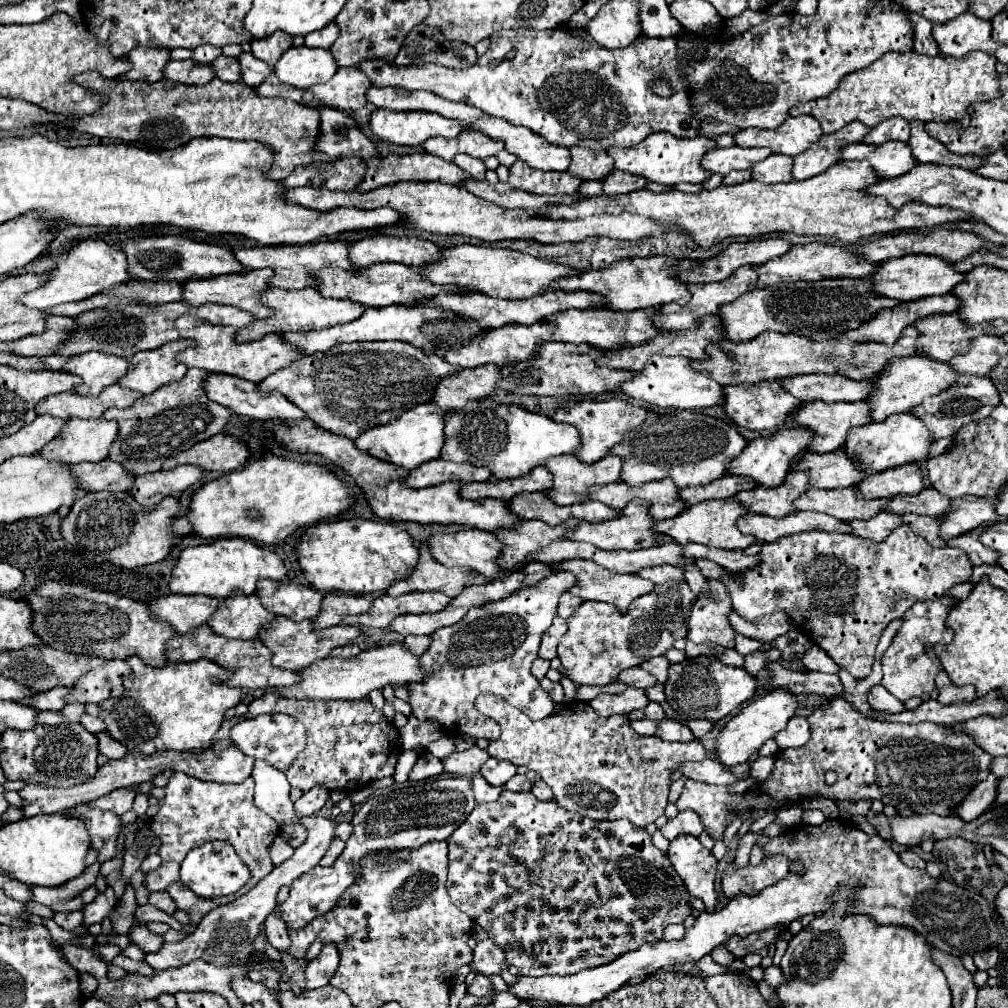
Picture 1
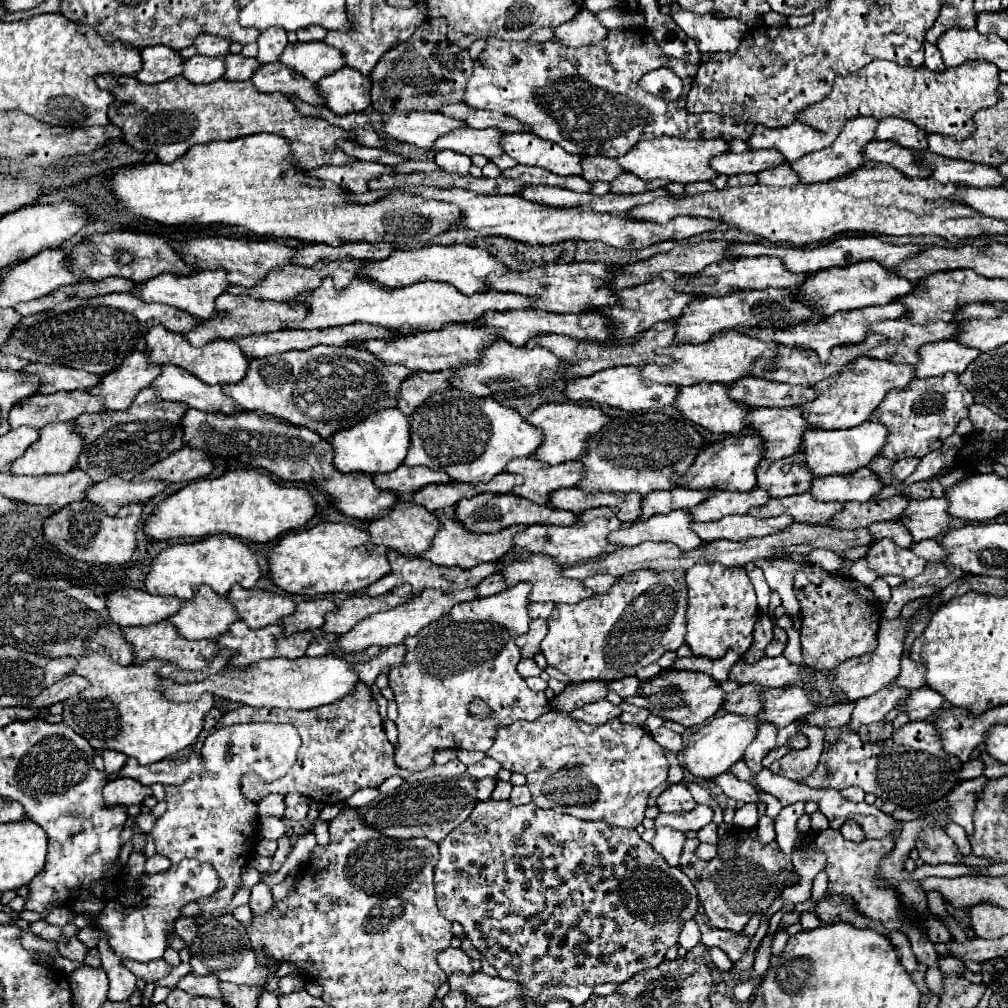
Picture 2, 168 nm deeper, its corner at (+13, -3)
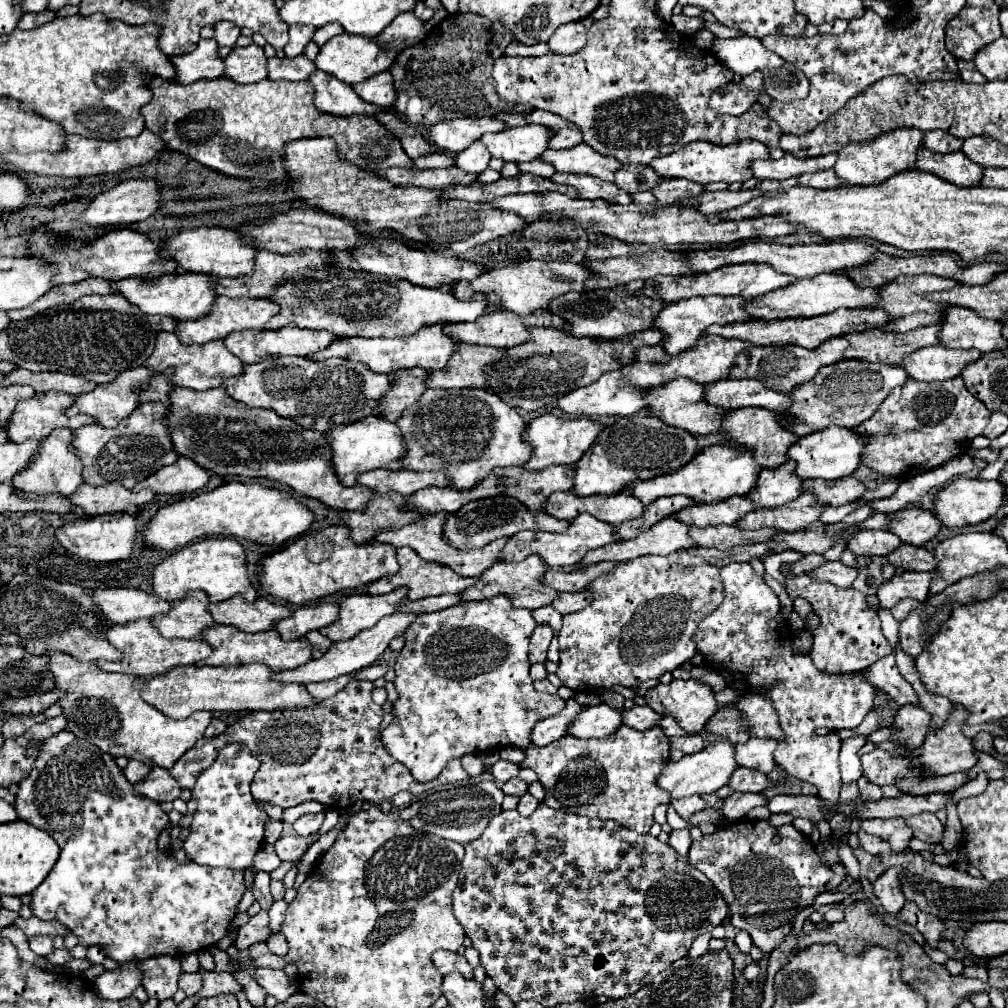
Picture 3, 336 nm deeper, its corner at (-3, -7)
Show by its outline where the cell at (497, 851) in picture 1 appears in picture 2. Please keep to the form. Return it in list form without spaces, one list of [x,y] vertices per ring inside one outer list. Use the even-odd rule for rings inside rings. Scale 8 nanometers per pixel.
[[[508,800],[478,802],[470,818],[440,842],[440,860],[434,870],[434,884],[436,884],[436,904],[440,912],[450,922],[460,922],[464,926],[464,934],[472,940],[474,948],[484,956],[484,960],[488,960],[498,970],[498,976],[504,980],[516,980],[526,992],[526,996],[538,996],[544,984],[556,984],[556,980],[564,980],[564,984],[592,984],[592,986],[606,982],[622,984],[624,980],[632,978],[636,972],[658,966],[664,960],[666,950],[678,944],[680,928],[684,926],[686,920],[694,918],[700,904],[696,888],[692,886],[690,878],[680,868],[672,868],[658,852],[654,852],[650,844],[646,844],[640,838],[636,830],[618,828],[604,822],[578,820],[574,816],[538,808],[534,802],[524,806],[512,806]]]

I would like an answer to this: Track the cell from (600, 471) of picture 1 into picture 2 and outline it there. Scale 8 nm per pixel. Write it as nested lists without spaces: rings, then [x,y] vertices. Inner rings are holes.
[[[534,456],[512,460],[506,472],[522,474],[524,484],[512,488],[510,494],[532,500],[536,504],[548,504],[548,498],[558,488],[572,488],[584,474],[584,466],[578,460],[568,460],[562,464],[540,462]]]

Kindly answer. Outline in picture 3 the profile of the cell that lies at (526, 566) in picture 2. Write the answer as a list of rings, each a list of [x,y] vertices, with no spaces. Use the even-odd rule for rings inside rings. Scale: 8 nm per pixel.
[[[528,556],[522,562],[500,562],[500,564],[494,564],[492,568],[488,568],[488,572],[482,572],[480,584],[466,588],[462,598],[464,600],[484,600],[484,598],[492,598],[496,594],[504,594],[504,596],[510,596],[512,604],[516,604],[518,608],[536,610],[536,608],[552,604],[560,596],[558,590],[554,590],[542,582],[546,570],[548,570],[548,566],[540,556]]]

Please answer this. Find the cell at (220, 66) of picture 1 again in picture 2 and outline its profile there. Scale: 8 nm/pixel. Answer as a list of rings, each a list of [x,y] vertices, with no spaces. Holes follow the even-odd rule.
[[[228,54],[226,56],[226,80],[248,80],[252,78],[252,72],[260,68],[260,62],[256,58],[246,58],[244,54]]]

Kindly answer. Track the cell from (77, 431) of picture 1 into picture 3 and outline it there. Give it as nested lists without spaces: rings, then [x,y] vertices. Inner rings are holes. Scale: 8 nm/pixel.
[[[56,428],[56,432],[50,432],[50,436],[46,436],[40,442],[32,464],[28,464],[28,468],[24,468],[20,474],[16,474],[12,478],[12,484],[16,484],[16,488],[22,488],[22,492],[32,492],[32,494],[64,492],[66,496],[70,496],[80,484],[84,484],[82,462],[70,450],[70,440],[72,440],[70,428]]]

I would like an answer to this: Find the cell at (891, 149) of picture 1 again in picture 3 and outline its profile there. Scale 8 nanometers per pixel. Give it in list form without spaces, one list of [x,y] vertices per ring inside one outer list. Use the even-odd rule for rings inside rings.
[[[918,148],[916,168],[924,172],[932,172],[956,186],[976,184],[976,180],[980,180],[980,172],[984,170],[980,164],[974,164],[972,160],[968,160],[962,152],[938,154],[928,148]]]

